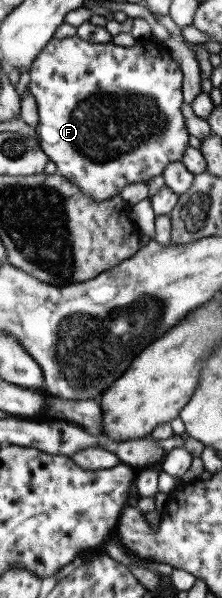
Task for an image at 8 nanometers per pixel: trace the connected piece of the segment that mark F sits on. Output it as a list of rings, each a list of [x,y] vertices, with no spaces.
[[[68,36],[56,40],[52,38],[42,51],[34,58],[30,65],[29,82],[27,89],[32,93],[36,104],[37,124],[35,133],[38,135],[39,147],[42,152],[51,160],[56,167],[56,174],[64,177],[68,182],[74,183],[84,195],[103,201],[119,194],[120,189],[127,184],[146,183],[152,176],[162,174],[166,165],[170,162],[180,161],[184,149],[188,146],[188,130],[183,126],[183,117],[180,112],[180,105],[183,102],[181,93],[182,73],[178,64],[172,60],[167,52],[164,43],[148,38],[136,40],[130,47],[116,46],[116,44],[89,44],[78,38]]]

